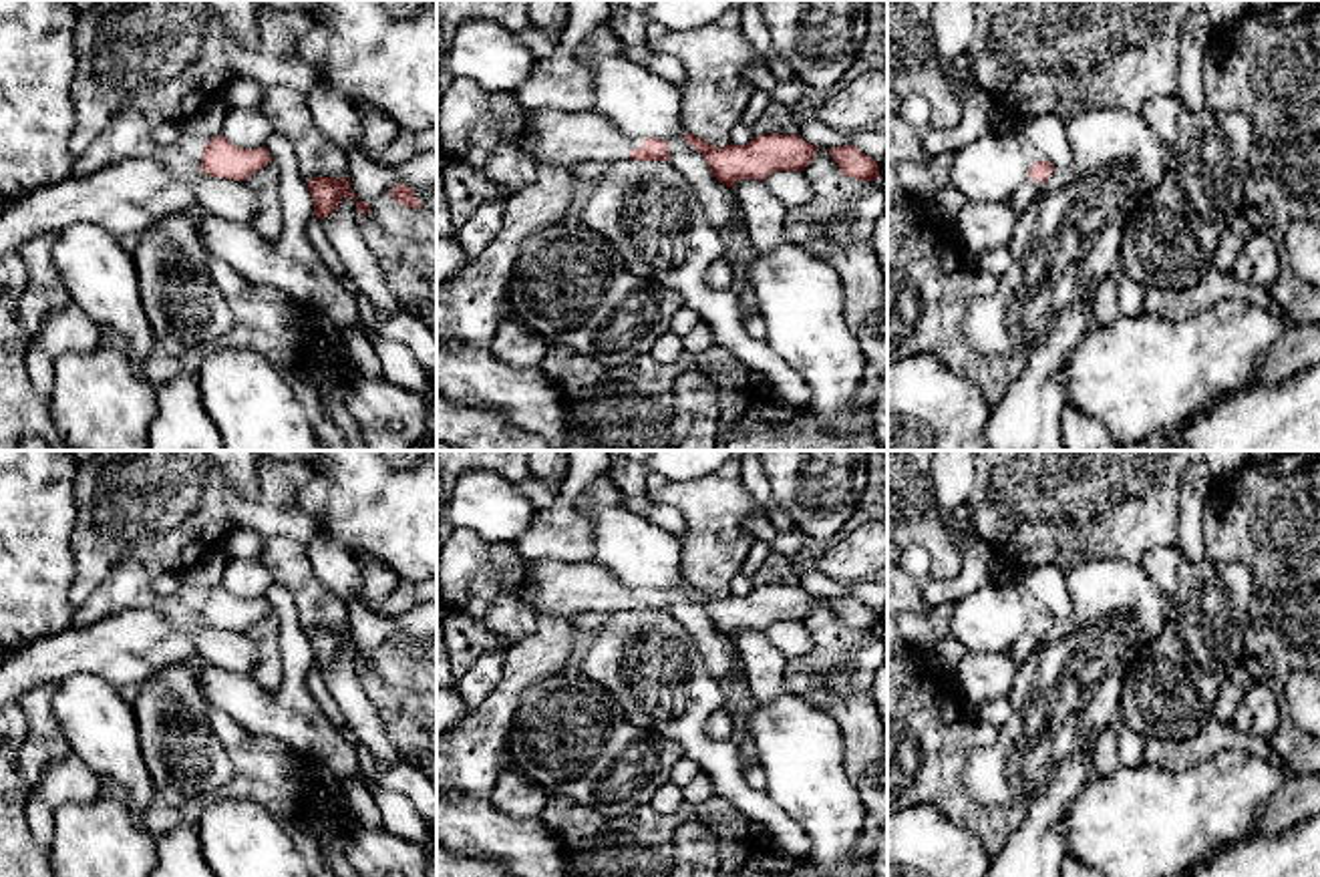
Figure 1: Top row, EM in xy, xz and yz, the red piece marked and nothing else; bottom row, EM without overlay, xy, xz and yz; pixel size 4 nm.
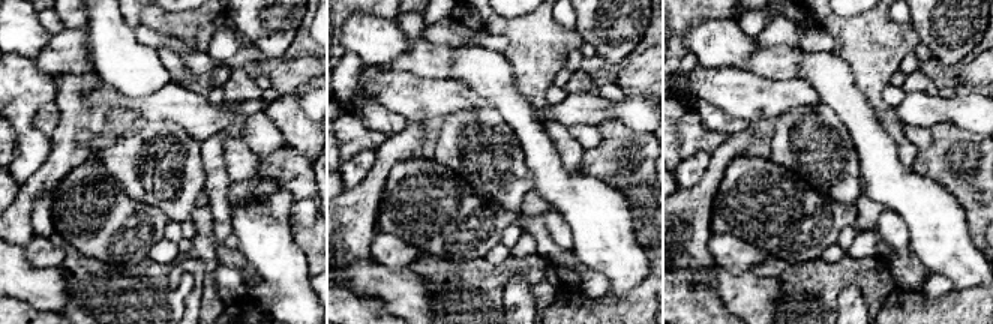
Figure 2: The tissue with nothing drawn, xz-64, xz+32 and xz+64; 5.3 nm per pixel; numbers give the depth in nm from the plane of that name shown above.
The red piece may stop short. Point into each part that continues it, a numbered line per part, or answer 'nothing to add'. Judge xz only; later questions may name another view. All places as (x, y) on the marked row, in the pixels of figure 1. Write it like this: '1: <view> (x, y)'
1: xz (548, 135)

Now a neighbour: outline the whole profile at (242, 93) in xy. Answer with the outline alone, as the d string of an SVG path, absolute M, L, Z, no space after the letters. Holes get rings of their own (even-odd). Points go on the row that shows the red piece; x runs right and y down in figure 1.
M248 76L235 78L225 86L221 99L227 109L258 109L262 99L262 84Z

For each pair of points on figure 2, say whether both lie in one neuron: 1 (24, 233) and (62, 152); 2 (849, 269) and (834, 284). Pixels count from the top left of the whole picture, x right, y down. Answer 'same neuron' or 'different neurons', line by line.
1: same neuron
2: same neuron

